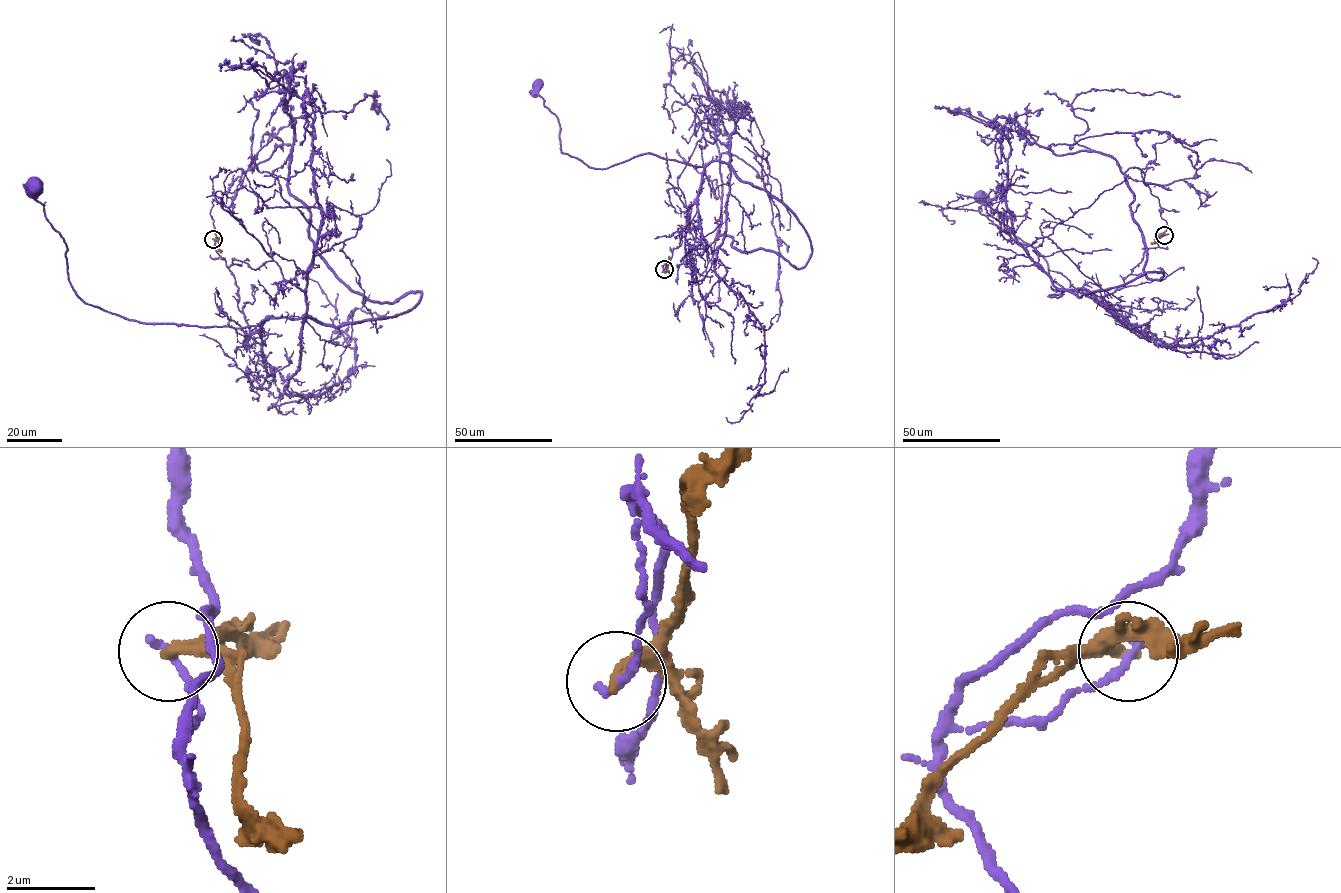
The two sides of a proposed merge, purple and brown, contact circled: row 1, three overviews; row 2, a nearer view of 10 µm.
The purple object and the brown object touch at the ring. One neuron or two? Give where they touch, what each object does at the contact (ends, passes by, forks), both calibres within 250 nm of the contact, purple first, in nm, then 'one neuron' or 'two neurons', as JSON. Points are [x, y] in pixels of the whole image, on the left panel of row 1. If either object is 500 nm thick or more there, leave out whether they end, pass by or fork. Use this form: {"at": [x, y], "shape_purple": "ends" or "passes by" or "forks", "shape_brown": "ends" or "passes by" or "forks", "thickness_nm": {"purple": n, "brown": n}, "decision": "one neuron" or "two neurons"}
{"at": [213, 239], "shape_purple": "ends", "shape_brown": "ends", "thickness_nm": {"purple": 190, "brown": 280}, "decision": "two neurons"}

